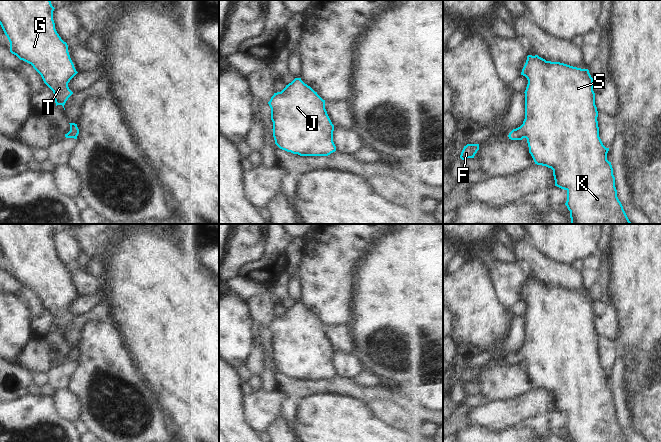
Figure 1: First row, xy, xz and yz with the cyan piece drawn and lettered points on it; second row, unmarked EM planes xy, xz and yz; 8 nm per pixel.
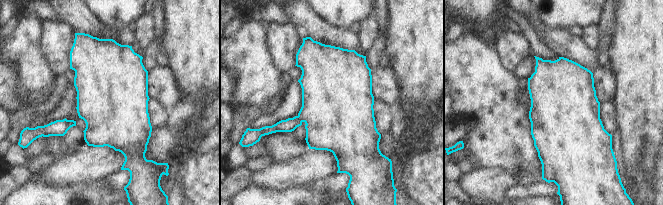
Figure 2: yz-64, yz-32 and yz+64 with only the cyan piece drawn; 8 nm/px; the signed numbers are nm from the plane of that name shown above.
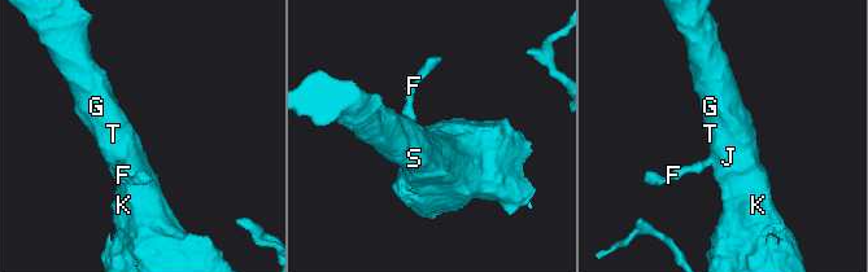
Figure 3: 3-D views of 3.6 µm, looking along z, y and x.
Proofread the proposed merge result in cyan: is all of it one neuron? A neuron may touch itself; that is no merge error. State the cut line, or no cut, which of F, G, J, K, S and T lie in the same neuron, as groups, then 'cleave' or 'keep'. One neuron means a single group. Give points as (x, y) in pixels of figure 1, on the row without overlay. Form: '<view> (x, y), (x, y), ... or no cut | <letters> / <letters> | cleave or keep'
no cut | F G J K S T | keep

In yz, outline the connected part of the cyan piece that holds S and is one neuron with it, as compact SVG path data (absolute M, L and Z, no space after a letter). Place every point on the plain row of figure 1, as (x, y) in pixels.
M528 279L521 299L528 304L524 316L525 343L520 351L509 357L509 363L526 362L529 377L535 388L553 394L555 410L567 415L565 429L570 435L570 442L628 442L617 421L613 392L611 386L607 384L609 372L603 369L599 361L598 335L595 329L593 302L589 294L546 285L538 279Z

